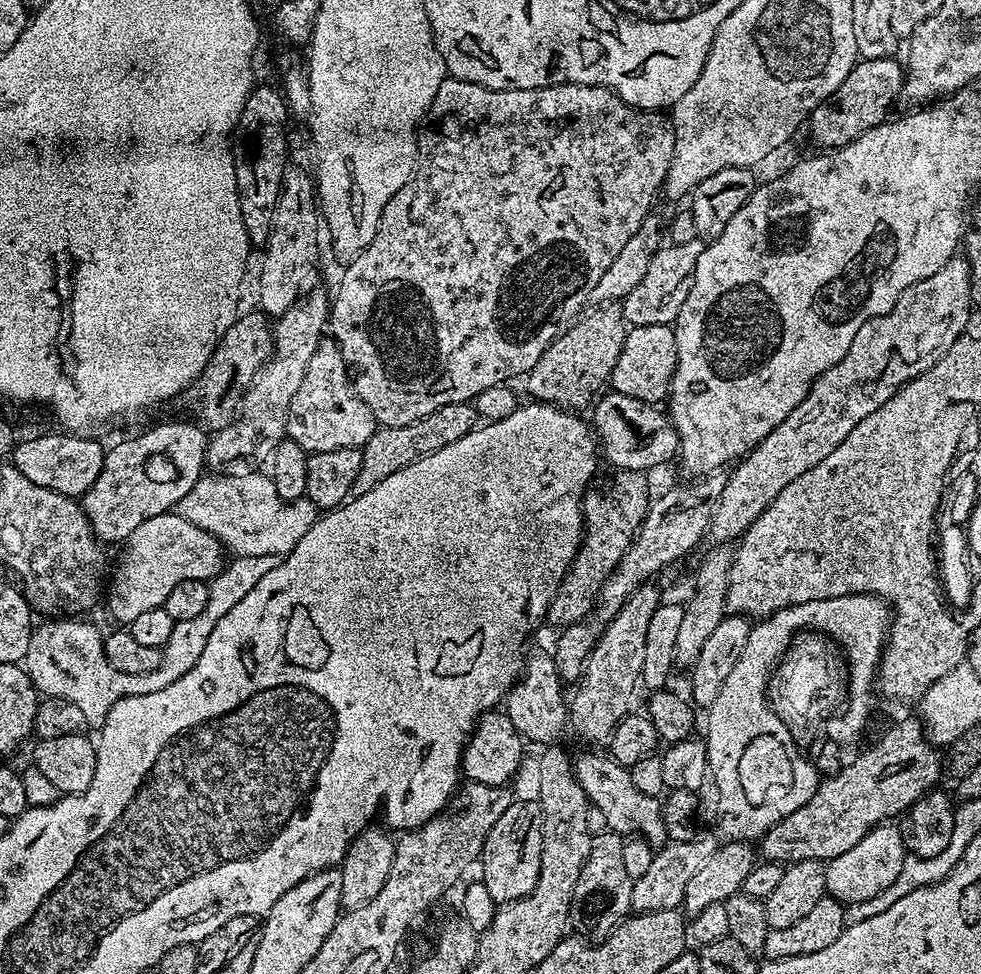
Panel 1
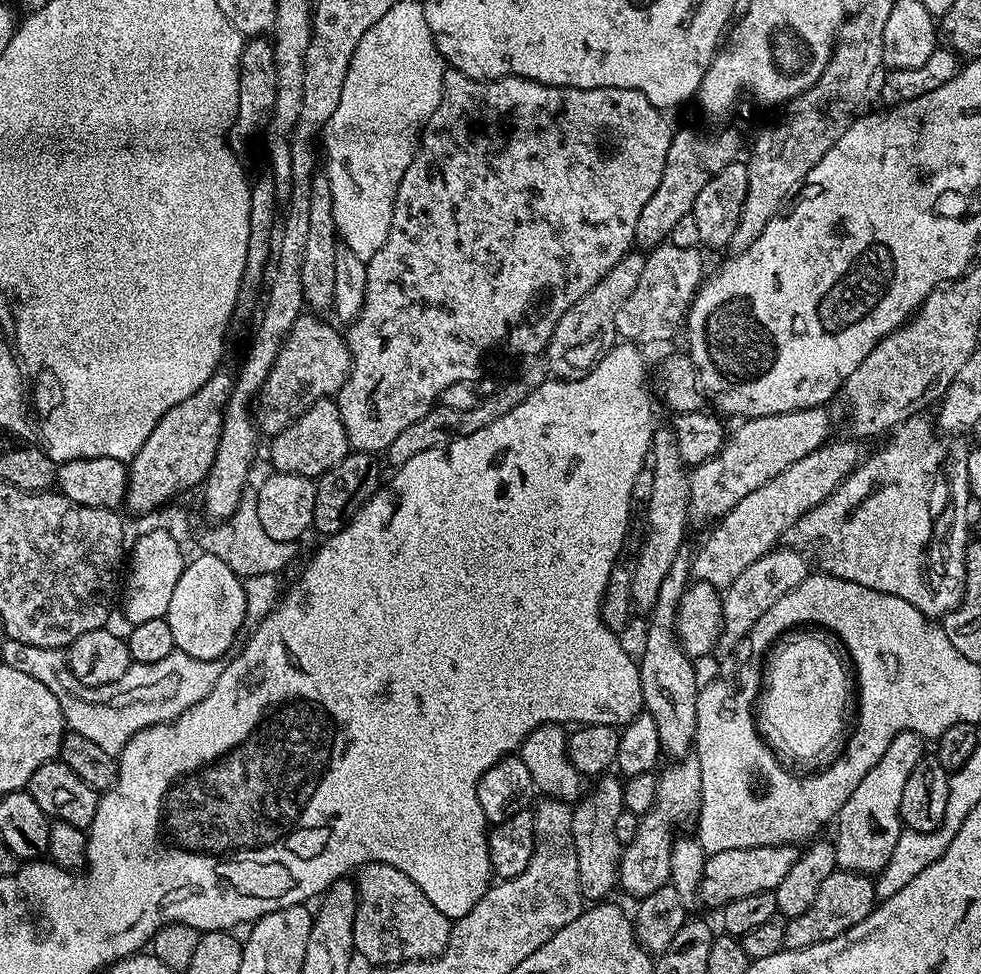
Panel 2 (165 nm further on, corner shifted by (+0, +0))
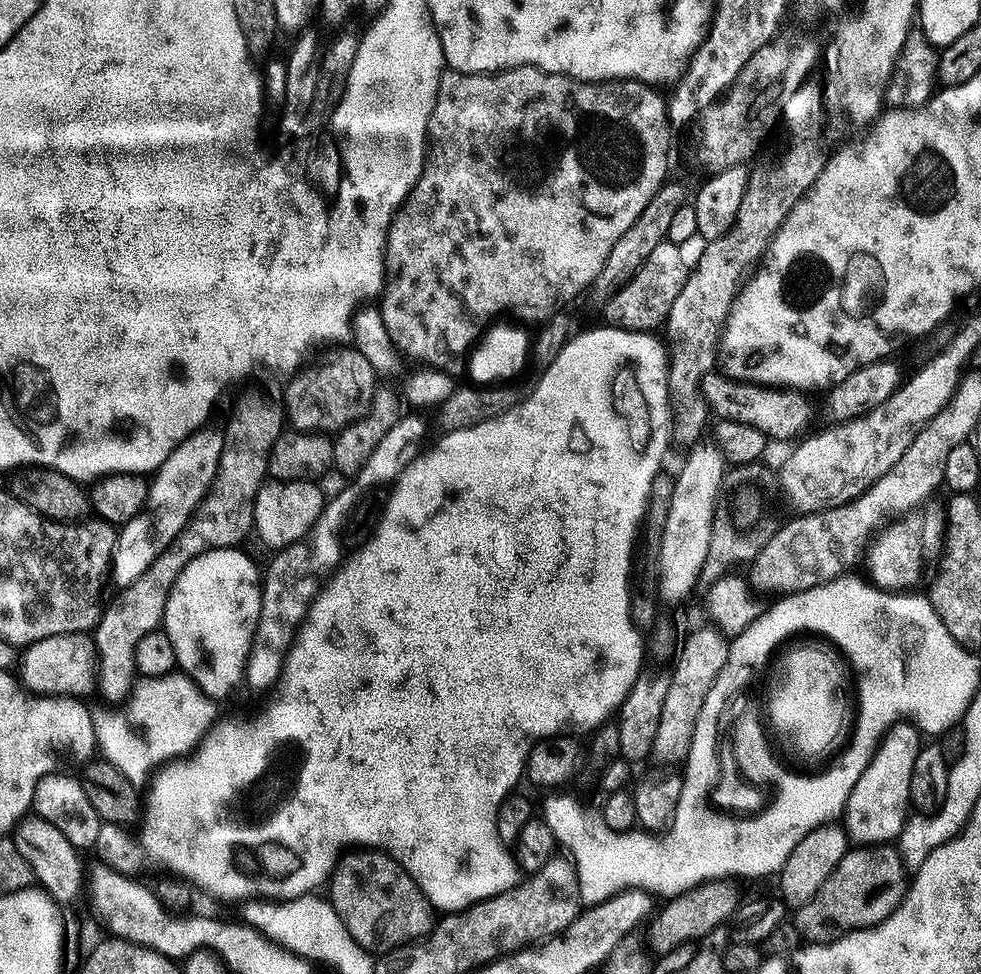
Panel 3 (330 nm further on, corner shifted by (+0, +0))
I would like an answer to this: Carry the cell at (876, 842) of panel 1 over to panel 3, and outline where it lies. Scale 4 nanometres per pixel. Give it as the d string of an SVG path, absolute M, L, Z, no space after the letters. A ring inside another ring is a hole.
M897 722L885 732L842 813L842 827L853 845L886 844L899 837L910 815L910 774L921 747L922 733L912 722Z

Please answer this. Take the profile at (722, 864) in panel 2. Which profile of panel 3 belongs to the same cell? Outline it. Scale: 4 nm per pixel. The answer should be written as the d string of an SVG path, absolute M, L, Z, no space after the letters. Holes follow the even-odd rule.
M713 881L707 884L700 884L684 892L681 896L673 896L667 902L659 905L658 911L651 917L648 928L648 944L656 951L656 954L663 954L674 950L683 944L694 942L710 930L721 927L725 922L731 921L737 907L736 892L727 881Z

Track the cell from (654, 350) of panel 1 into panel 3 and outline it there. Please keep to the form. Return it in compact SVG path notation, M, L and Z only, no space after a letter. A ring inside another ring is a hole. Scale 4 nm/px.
M720 370L708 372L706 378L700 381L700 388L704 391L704 400L715 417L730 422L746 422L746 426L762 430L762 434L768 437L769 441L795 441L813 427L811 424L816 416L816 408L808 397L811 395L803 391L783 386L749 384L747 380L733 380Z

